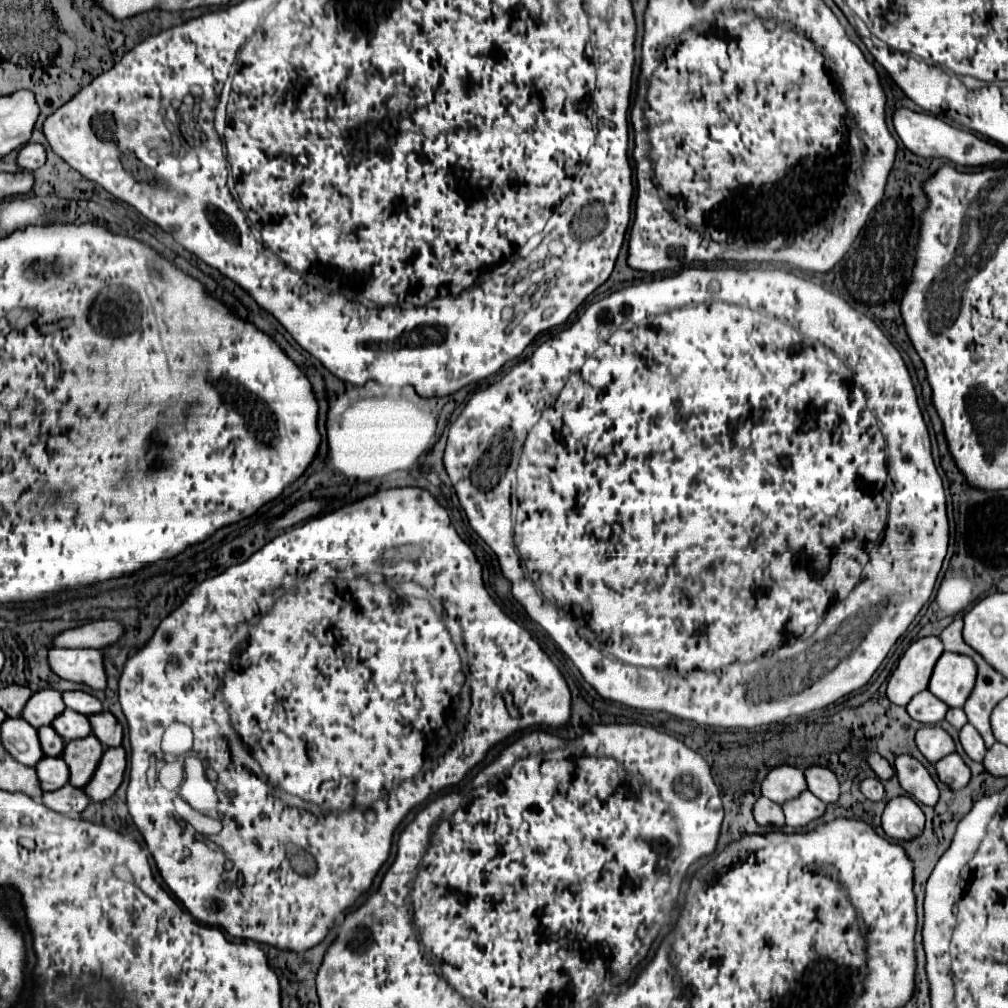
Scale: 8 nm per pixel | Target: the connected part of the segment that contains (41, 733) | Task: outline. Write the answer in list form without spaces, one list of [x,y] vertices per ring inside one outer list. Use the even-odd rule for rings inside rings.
[[[42,726],[38,730],[38,738],[40,738],[40,746],[44,756],[60,756],[62,748],[64,748],[64,740],[60,740],[60,736],[54,732],[52,726]]]

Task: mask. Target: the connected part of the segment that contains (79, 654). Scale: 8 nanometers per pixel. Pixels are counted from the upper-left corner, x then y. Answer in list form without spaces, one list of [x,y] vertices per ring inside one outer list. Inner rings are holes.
[[[52,648],[48,652],[48,666],[56,676],[64,680],[86,684],[92,690],[106,688],[106,674],[100,650]]]

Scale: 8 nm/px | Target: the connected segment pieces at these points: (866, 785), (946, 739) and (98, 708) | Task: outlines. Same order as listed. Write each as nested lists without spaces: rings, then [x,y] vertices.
[[[866,778],[860,782],[860,792],[868,798],[868,800],[882,800],[884,798],[884,788],[882,782],[878,778]]]
[[[940,726],[920,728],[916,732],[916,746],[932,764],[936,764],[940,758],[954,752],[952,738]]]
[[[62,692],[62,698],[64,698],[66,708],[76,710],[80,714],[90,716],[90,714],[102,712],[102,702],[98,698],[94,698],[92,694],[86,694],[86,692]]]

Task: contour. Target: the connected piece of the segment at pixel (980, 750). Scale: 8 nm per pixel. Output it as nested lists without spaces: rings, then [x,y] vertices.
[[[966,724],[962,730],[960,730],[960,744],[964,748],[964,752],[976,760],[976,762],[982,762],[984,754],[986,754],[986,746],[984,746],[984,740],[982,736],[978,734],[978,730],[972,726],[972,724]]]

